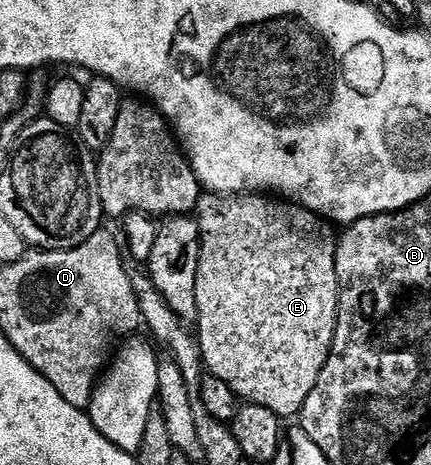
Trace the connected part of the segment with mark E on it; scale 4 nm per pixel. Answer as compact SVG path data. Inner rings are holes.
M203 192L196 220L202 240L196 275L196 336L209 376L224 379L243 402L268 407L279 419L297 418L334 342L338 322L335 230L311 209L270 195Z

